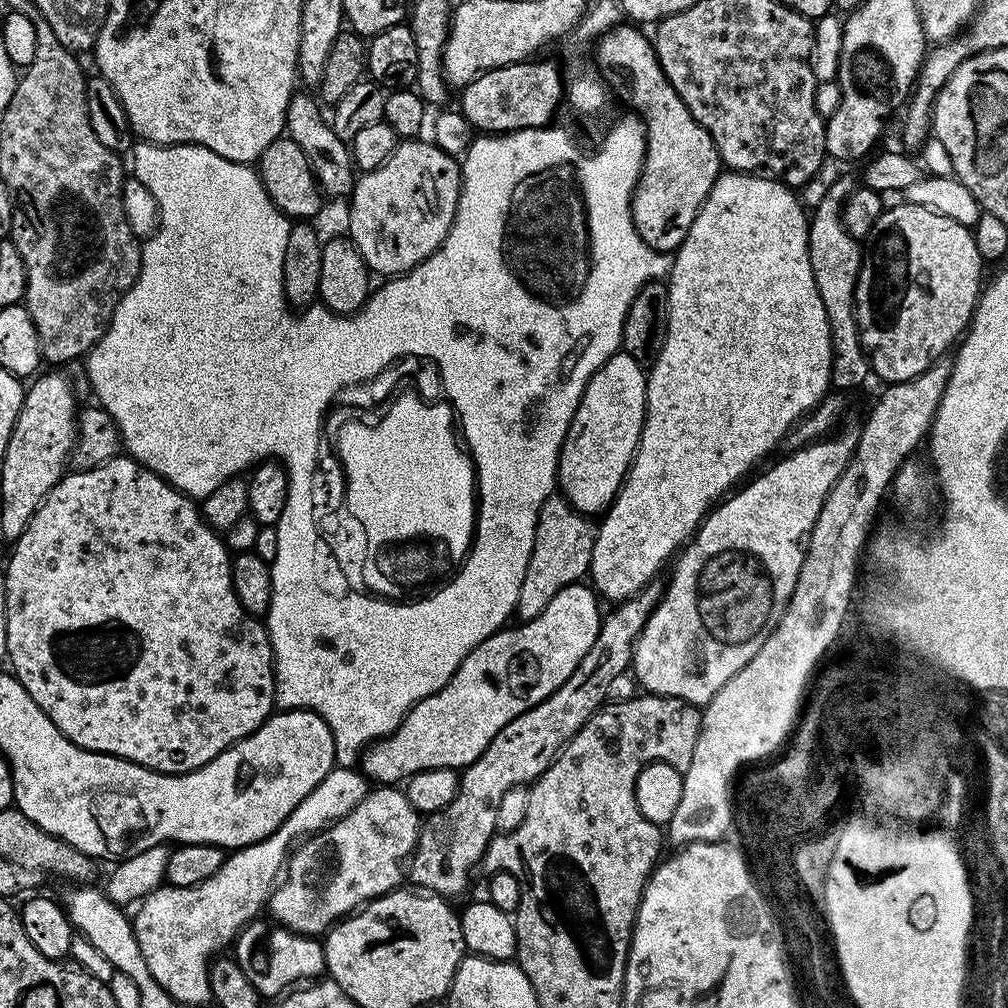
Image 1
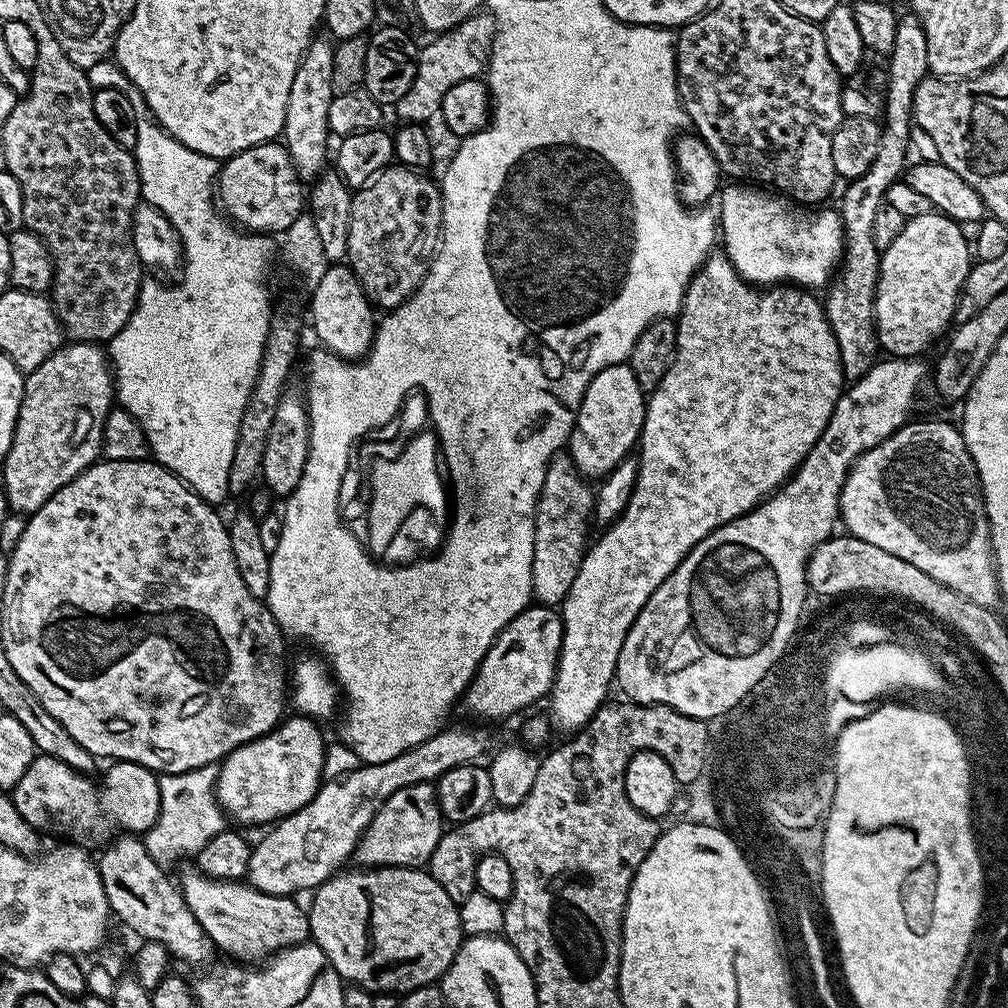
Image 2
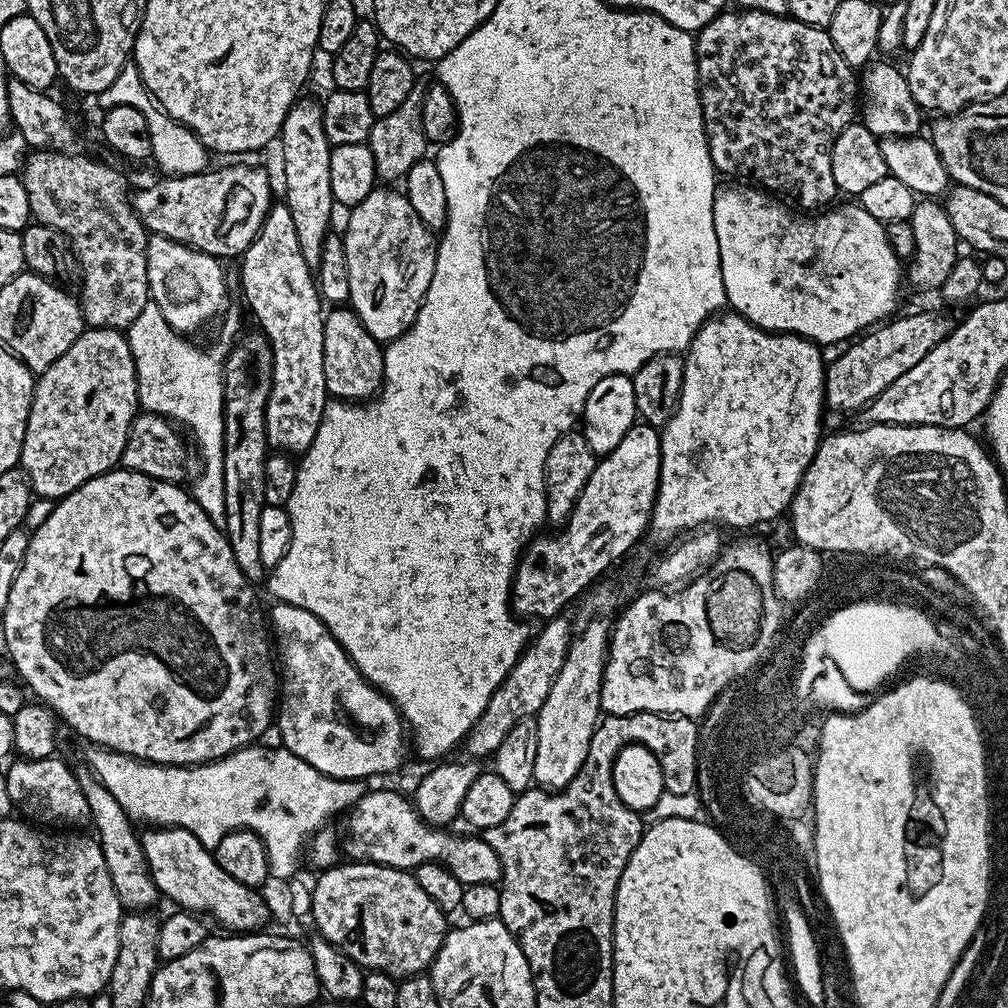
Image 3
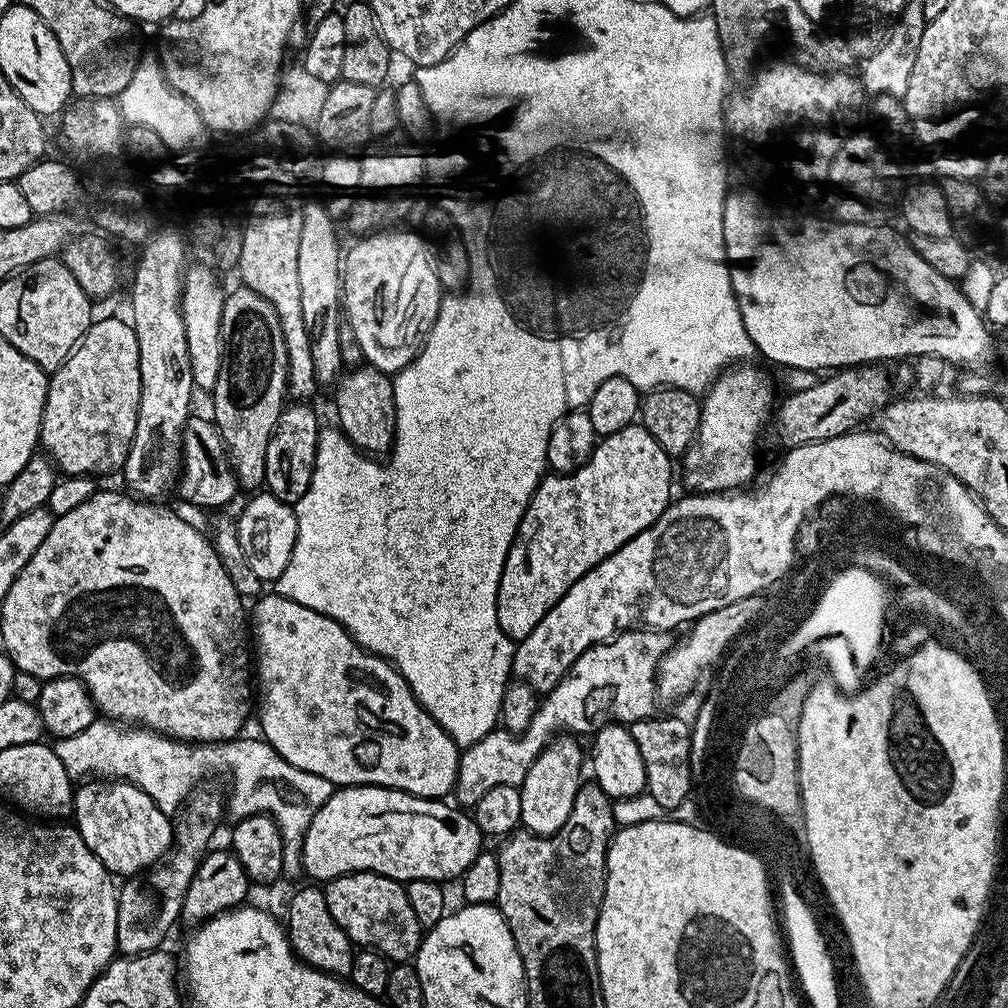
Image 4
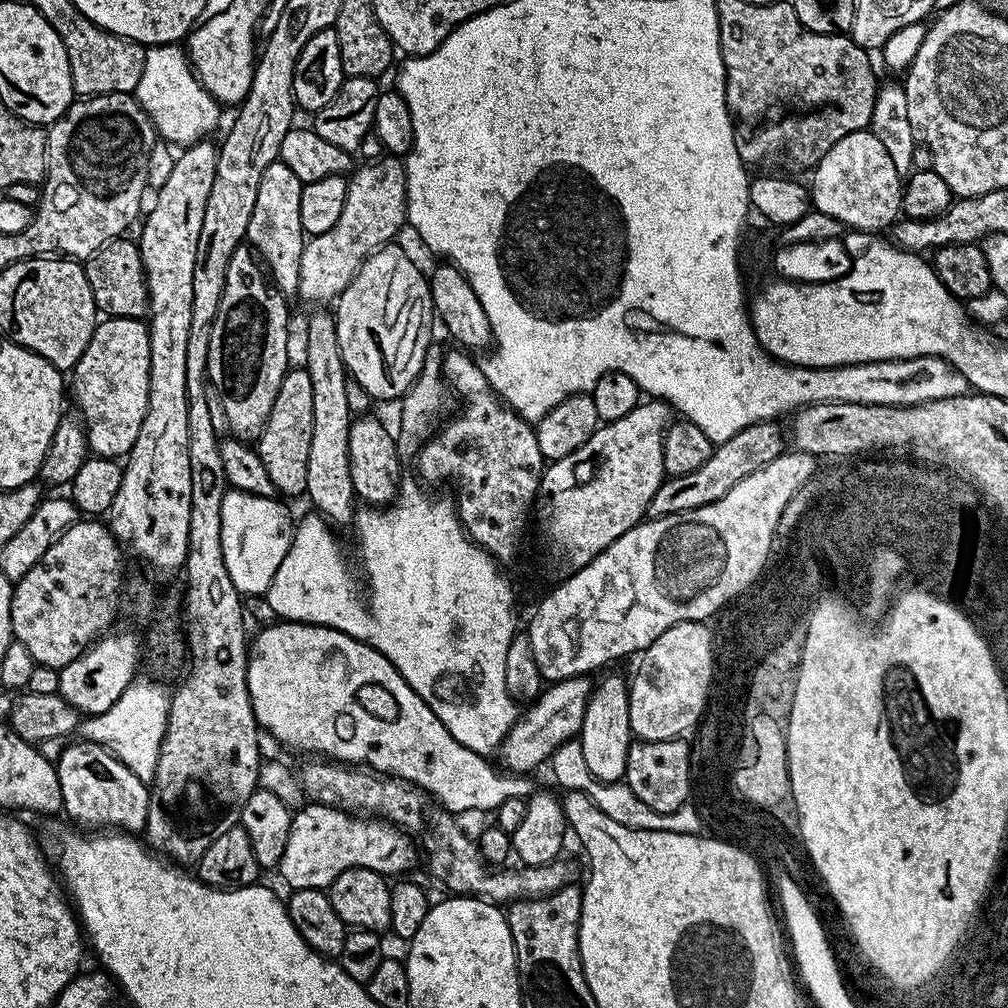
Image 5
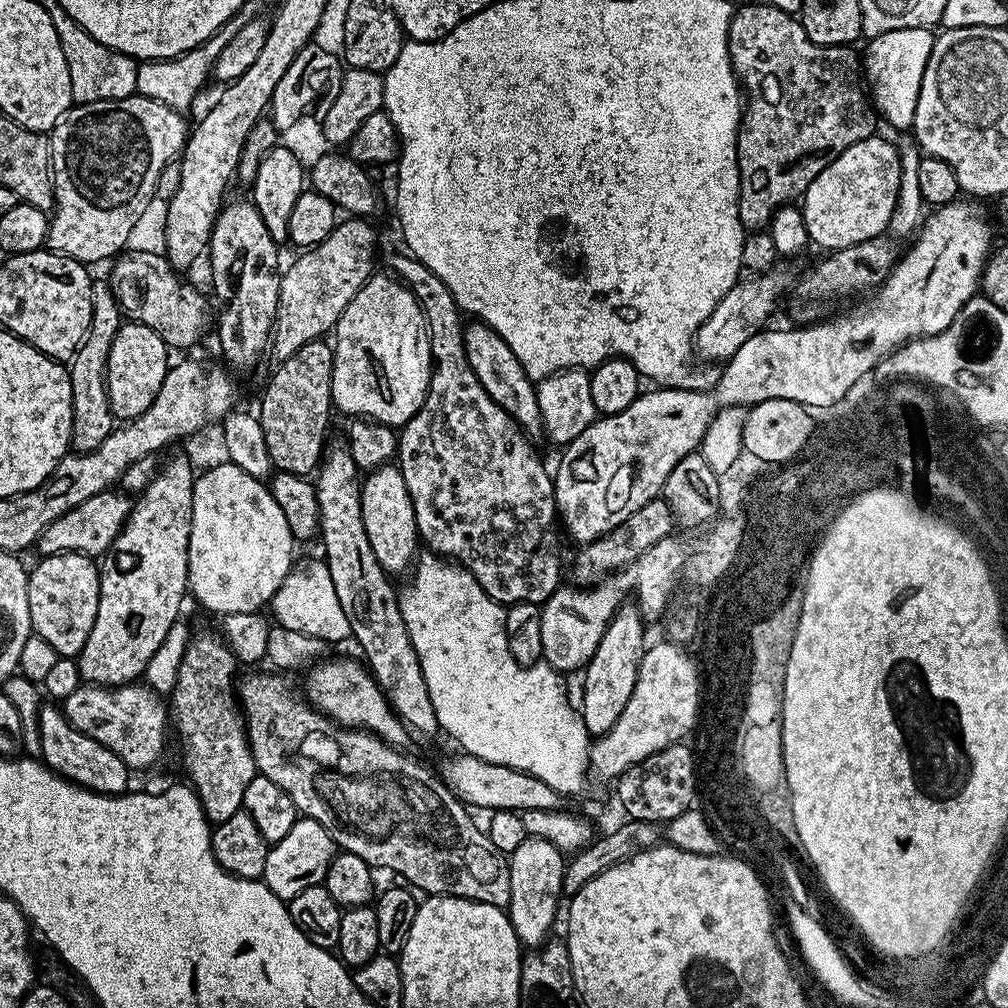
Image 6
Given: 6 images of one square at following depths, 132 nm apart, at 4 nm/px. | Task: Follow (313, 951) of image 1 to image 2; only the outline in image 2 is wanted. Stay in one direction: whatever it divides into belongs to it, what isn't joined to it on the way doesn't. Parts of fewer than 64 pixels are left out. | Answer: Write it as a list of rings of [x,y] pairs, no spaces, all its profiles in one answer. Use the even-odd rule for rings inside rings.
[[[199,870],[191,871],[178,880],[186,906],[190,906],[213,945],[233,961],[252,966],[309,939],[308,913],[295,904],[292,896],[271,896],[247,882],[211,880]]]

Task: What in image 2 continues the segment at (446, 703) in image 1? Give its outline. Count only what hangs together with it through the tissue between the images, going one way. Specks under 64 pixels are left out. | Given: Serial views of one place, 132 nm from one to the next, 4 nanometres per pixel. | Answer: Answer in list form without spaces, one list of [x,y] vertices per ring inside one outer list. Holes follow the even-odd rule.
[[[529,606],[519,612],[496,636],[476,667],[462,704],[480,720],[504,720],[549,695],[556,683],[556,661],[564,637],[561,613],[552,606]]]

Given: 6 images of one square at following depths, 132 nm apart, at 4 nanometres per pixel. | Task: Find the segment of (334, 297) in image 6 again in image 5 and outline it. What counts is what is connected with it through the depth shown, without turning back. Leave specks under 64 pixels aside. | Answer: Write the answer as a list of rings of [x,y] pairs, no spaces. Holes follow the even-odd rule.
[[[385,154],[378,160],[364,162],[359,165],[351,173],[348,180],[348,189],[346,190],[346,206],[342,206],[342,214],[338,218],[338,222],[334,222],[334,226],[330,230],[326,230],[326,234],[318,234],[317,236],[308,236],[304,242],[302,250],[302,262],[300,263],[300,290],[299,299],[304,299],[308,304],[316,304],[312,306],[324,306],[329,302],[335,301],[346,290],[346,286],[350,286],[350,282],[356,277],[356,271],[363,266],[368,257],[373,256],[376,251],[384,247],[385,244],[393,243],[397,239],[396,235],[400,232],[400,227],[405,227],[406,213],[408,211],[408,191],[406,190],[406,174],[404,173],[404,160],[397,158],[391,154]]]

